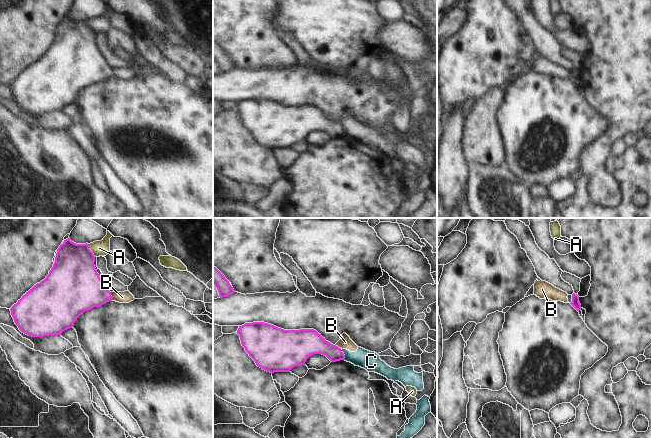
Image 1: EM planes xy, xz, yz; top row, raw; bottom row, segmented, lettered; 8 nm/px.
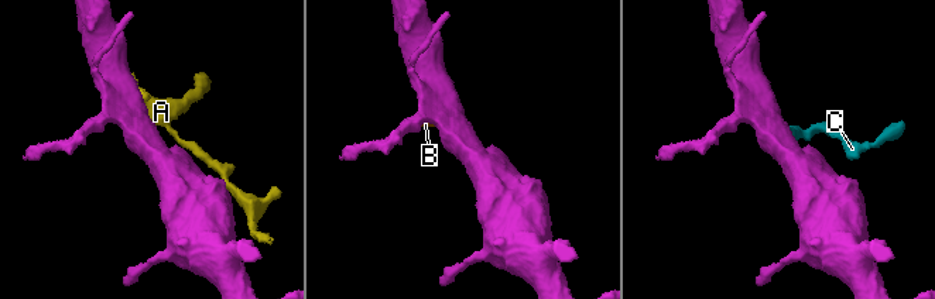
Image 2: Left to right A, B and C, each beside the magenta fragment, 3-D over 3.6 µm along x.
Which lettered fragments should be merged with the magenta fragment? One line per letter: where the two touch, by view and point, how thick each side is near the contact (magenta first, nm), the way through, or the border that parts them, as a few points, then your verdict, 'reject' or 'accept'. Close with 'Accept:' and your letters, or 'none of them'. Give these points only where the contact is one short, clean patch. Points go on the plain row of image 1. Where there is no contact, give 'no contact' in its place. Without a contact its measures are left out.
A: meets magenta in xy at (90, 26); 380 nm thick on the magenta side, 130 nm on the other; border along xy (88, 20), (88, 23), (95, 32); reject
B: meets magenta in xy at (111, 72); 360 nm thick on the magenta side, 100 nm on the other; border along xy (110, 68), (112, 76); reject
C: meets magenta in xz at (343, 130); 170 nm thick on the magenta side, 150 nm on the other; border along xz (340, 124), (345, 135); reject
Accept: none of them

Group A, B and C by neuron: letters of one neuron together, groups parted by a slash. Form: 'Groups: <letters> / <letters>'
Groups: A / B C.

